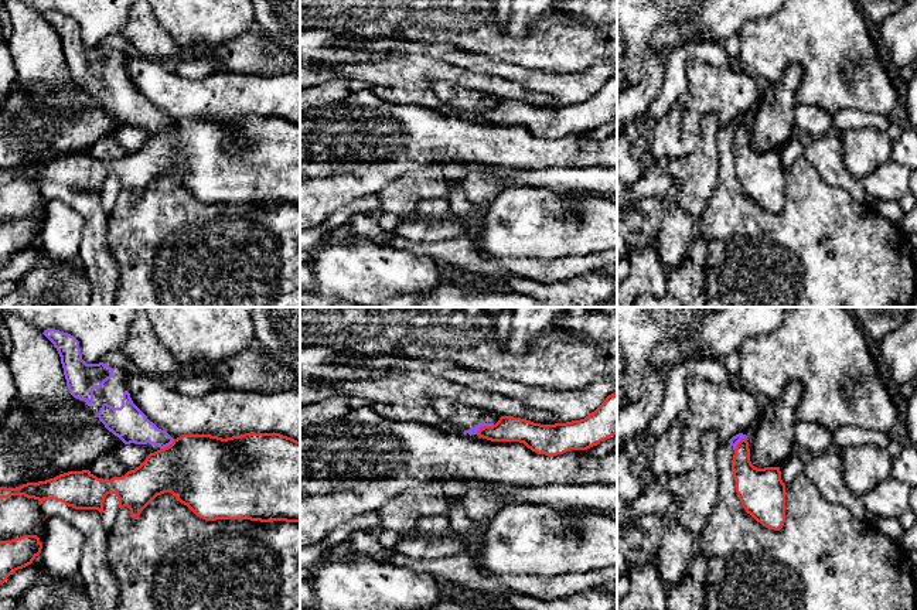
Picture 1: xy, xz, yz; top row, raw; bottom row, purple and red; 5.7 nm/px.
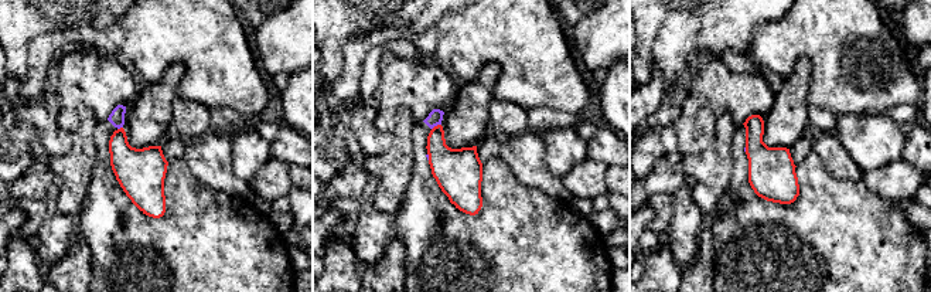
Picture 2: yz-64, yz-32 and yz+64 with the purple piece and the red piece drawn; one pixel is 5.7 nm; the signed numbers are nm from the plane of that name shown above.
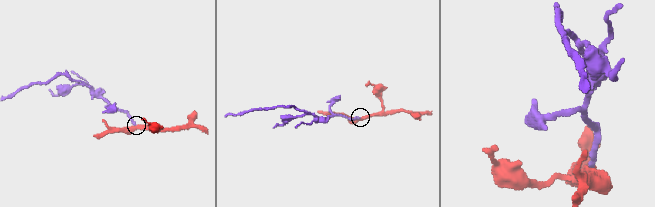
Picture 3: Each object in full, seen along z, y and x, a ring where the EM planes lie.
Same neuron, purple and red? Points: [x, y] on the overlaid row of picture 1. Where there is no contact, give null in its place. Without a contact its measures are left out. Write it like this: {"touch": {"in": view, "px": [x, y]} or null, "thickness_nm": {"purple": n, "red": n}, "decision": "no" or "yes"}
{"touch": {"in": "xz", "px": [484, 425]}, "thickness_nm": {"purple": 50, "red": 140}, "decision": "no"}

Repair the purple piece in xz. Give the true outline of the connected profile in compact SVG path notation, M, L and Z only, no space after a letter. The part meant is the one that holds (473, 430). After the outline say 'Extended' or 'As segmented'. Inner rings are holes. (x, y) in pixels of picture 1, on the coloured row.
M446 398L433 401L432 408L442 419L443 425L460 426L464 433L468 435L477 435L481 427L492 426L501 418L490 410L475 406L464 406Z. Extended

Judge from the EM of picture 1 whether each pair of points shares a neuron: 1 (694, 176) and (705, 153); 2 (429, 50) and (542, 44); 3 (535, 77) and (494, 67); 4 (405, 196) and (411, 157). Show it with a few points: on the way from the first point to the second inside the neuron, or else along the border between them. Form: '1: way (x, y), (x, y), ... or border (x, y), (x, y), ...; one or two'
1: way (699, 170), (705, 159); one
2: border (449, 44), (487, 57); two
3: way (525, 77), (504, 70); one
4: border (439, 164), (406, 171), (379, 191); two

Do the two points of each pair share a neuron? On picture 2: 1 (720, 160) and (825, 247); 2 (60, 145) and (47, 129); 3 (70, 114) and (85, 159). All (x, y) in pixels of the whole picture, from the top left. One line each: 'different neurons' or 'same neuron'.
1: different neurons
2: same neuron
3: different neurons

